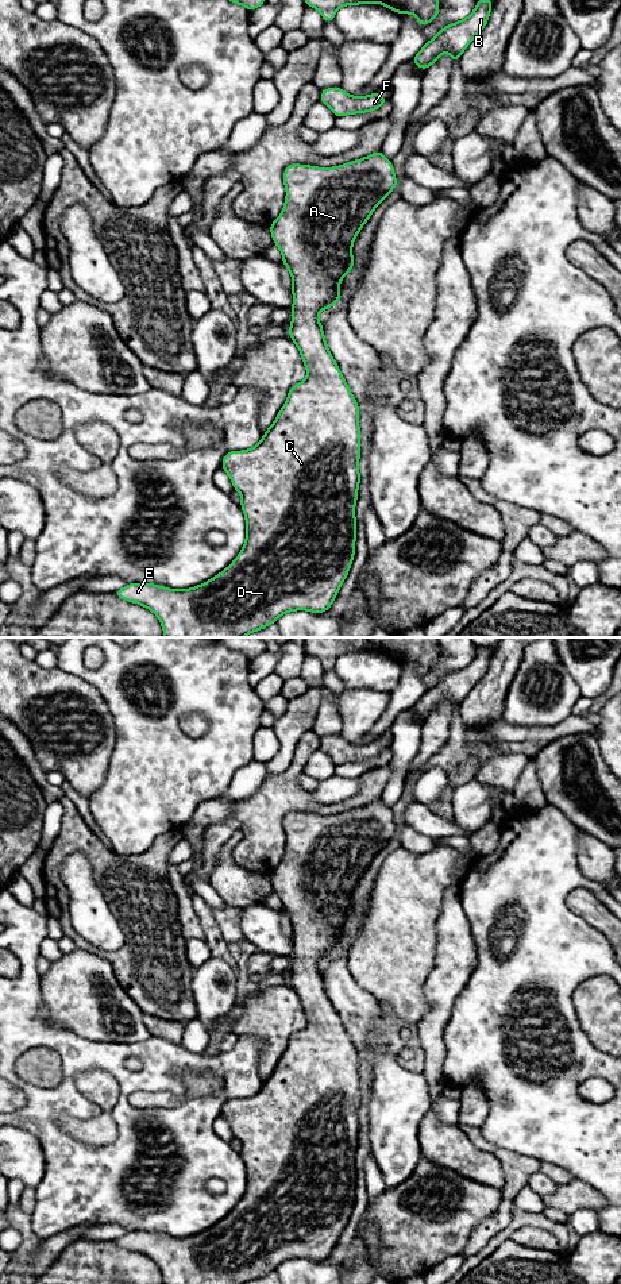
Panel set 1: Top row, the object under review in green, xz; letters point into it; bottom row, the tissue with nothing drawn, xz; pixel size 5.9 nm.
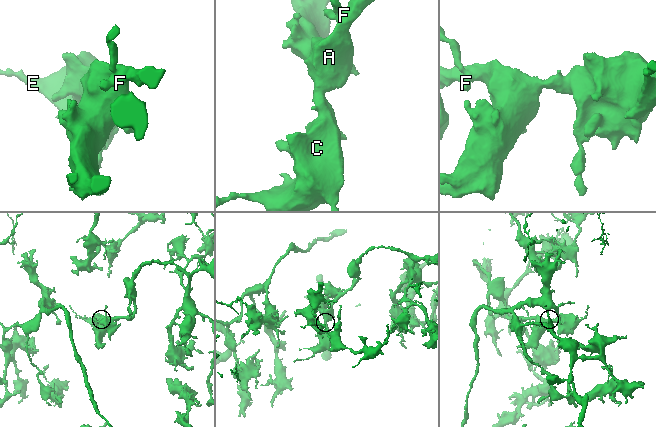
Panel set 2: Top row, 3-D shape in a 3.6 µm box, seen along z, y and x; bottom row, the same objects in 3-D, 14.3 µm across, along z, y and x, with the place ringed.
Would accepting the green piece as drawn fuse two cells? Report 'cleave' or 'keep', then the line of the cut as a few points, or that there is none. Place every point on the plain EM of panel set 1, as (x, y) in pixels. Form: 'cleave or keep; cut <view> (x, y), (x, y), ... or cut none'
keep; cut none

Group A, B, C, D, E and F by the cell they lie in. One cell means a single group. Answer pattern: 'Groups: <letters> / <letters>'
Groups: A B C D E F

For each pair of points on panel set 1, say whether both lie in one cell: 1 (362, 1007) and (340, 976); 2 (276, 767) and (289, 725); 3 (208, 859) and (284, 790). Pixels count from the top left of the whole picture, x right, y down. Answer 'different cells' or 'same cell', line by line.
1: same cell
2: same cell
3: same cell

